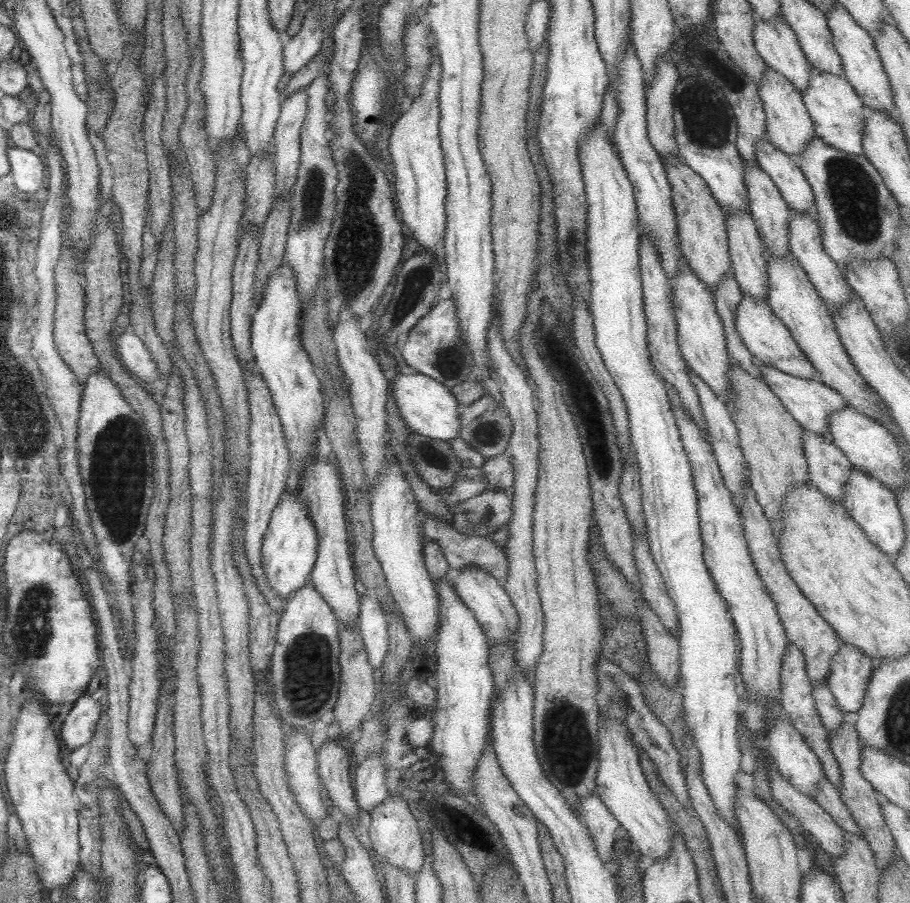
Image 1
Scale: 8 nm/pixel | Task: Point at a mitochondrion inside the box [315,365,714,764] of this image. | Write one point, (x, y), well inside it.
(487, 432)

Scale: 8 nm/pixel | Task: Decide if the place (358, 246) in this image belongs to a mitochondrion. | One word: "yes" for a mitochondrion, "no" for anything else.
yes

